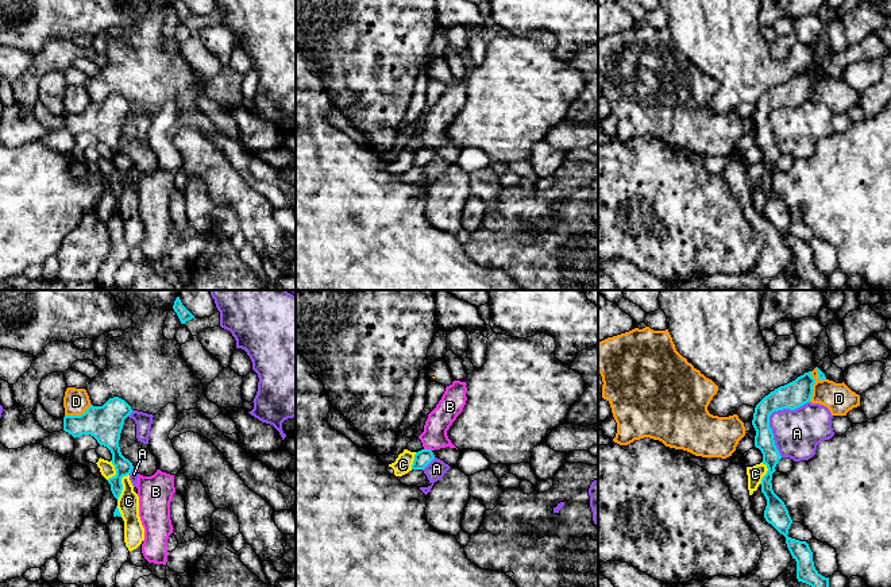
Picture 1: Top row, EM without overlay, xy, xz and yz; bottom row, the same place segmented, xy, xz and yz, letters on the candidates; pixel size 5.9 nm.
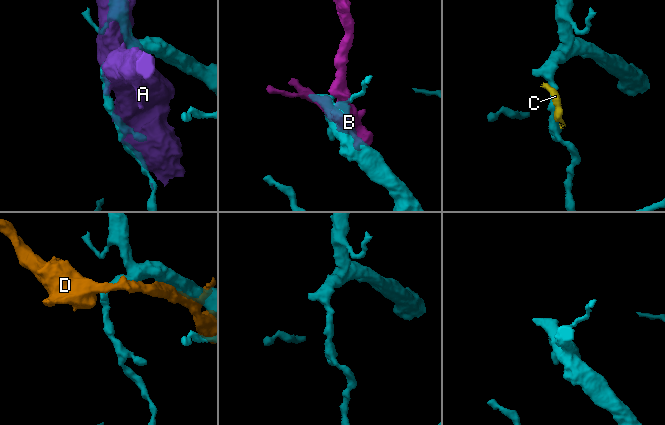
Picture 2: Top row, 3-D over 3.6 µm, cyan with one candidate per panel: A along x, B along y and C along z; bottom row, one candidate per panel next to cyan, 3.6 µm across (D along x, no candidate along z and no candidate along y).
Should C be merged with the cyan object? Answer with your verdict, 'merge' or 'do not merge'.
do not merge

